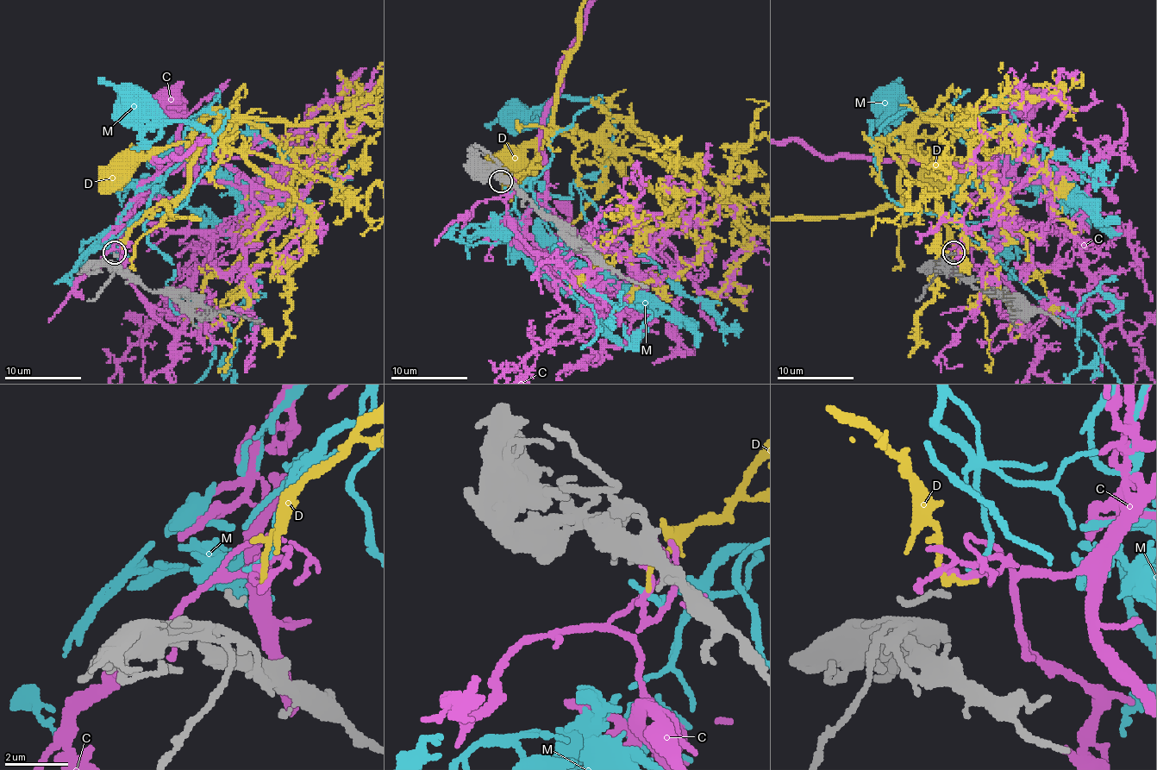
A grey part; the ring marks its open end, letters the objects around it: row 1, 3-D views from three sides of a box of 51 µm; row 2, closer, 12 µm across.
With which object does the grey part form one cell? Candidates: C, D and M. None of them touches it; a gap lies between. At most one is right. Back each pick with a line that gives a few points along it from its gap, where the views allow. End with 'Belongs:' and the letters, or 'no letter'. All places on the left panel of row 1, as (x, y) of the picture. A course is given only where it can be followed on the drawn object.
M: it runs (118, 247), (183, 159), (193, 116), (228, 112), (214, 137), (189, 124), (162, 122), (145, 104), (129, 103)
Belongs: M

